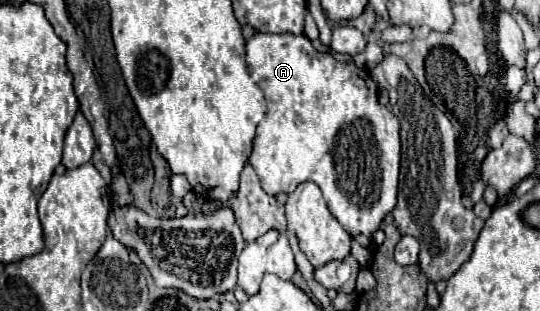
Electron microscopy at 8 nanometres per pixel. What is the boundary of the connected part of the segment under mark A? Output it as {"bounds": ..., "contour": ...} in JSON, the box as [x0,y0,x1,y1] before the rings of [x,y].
{"bounds":[246,33,400,237],"contour":[[[256,33],[246,41],[246,63],[250,77],[264,91],[268,113],[256,129],[250,165],[260,177],[262,189],[268,195],[292,193],[298,183],[314,181],[330,213],[352,235],[370,237],[380,221],[394,209],[400,173],[400,121],[378,103],[378,85],[368,69],[354,63],[340,63],[330,53],[320,53],[312,47],[306,35],[292,33]]]}

